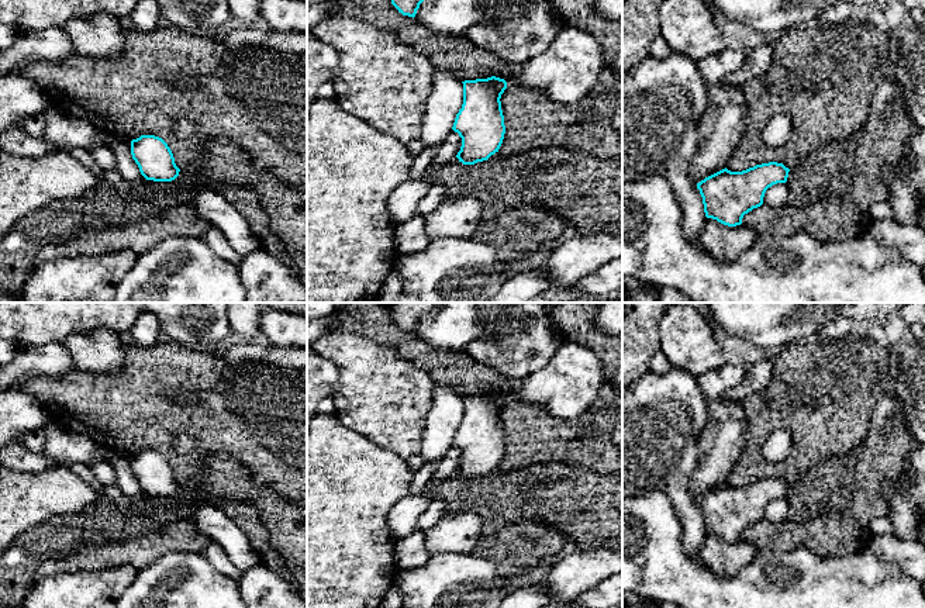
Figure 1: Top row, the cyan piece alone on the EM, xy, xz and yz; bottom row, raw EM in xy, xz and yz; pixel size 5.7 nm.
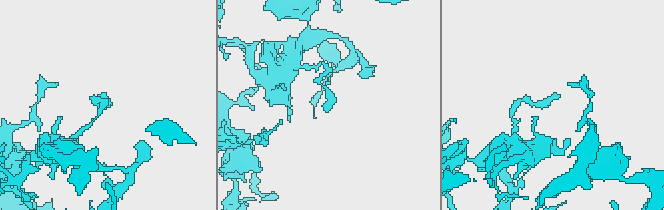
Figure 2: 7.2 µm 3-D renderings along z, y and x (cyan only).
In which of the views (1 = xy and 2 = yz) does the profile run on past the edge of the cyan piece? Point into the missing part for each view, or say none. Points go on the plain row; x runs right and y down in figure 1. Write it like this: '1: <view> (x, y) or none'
1: none
2: none

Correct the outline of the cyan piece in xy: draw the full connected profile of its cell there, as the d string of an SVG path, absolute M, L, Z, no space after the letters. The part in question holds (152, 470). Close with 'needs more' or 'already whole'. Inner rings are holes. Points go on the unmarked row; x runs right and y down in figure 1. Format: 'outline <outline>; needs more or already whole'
outline M141 450L131 456L131 470L146 495L172 497L180 484L168 459L155 450Z; already whole

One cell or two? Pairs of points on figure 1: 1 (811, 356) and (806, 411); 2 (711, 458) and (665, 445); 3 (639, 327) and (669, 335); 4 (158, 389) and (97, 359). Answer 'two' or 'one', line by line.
1: one
2: two
3: two
4: two

